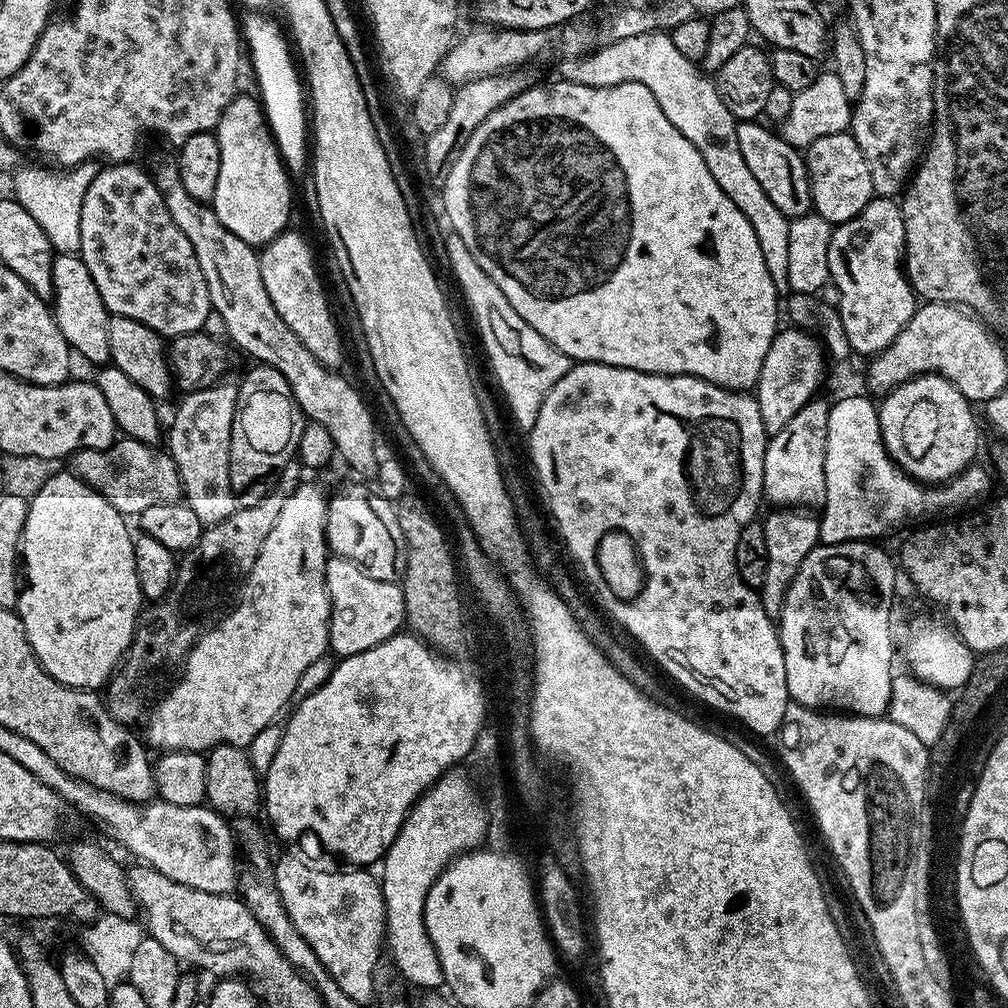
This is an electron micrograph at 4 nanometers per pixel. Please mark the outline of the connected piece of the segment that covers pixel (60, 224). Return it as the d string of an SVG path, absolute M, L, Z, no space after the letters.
M95 159L83 160L73 168L63 170L21 166L11 173L11 195L30 213L38 225L42 226L42 230L46 230L46 236L50 238L57 253L79 253L82 238L82 198L86 198L86 190L90 190L90 182L94 182L101 167L101 161Z

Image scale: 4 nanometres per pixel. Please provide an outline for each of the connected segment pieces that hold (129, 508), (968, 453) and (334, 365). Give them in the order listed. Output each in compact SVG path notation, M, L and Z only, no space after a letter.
M120 438L102 450L83 448L73 452L70 463L70 470L78 479L102 494L102 498L106 498L106 502L126 518L138 518L142 510L158 506L158 502L177 502L182 496L180 475L171 456L151 444Z
M929 374L926 376L915 376L913 380L907 380L902 382L898 387L892 389L883 397L884 401L879 401L878 411L880 413L880 433L884 439L884 445L886 450L890 454L890 458L895 462L897 468L903 468L913 480L919 480L921 484L925 486L939 486L949 480L952 477L957 476L964 468L967 468L969 464L973 463L977 459L976 451L980 448L980 428L976 425L976 416L972 413L973 405L961 394L955 386L950 383L946 378L935 374Z
M285 230L275 236L269 244L259 249L262 283L266 286L274 308L290 330L298 336L314 358L328 369L339 369L344 360L344 344L340 341L340 332L336 329L336 320L332 317L332 308L328 305L328 296L320 285L320 272L316 269L316 260L312 257L312 248L293 230Z

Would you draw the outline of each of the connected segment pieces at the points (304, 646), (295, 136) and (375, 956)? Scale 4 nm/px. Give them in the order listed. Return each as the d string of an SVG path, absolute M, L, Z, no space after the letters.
M308 482L301 483L294 494L286 498L286 506L282 506L282 514L278 514L274 530L270 530L266 542L262 542L262 550L242 585L234 607L197 640L184 661L178 679L147 713L146 740L153 749L160 748L156 750L161 753L204 754L217 744L248 746L264 728L277 723L276 715L293 703L295 686L306 666L325 659L329 651L328 619L332 613L326 590L326 562L330 549L324 537L328 501L329 497L324 496L318 485Z
M260 12L250 13L245 20L243 17L242 36L246 41L247 51L248 48L252 51L252 68L256 71L257 82L260 83L258 96L262 101L264 115L268 118L268 127L272 129L276 147L280 149L280 157L284 159L289 175L298 180L303 172L305 175L310 160L310 136L306 131L306 92L282 28L281 32L270 17L263 16Z
M284 856L276 864L274 881L282 906L286 906L286 914L290 914L290 922L294 922L298 934L310 942L310 950L318 954L318 962L326 966L330 978L334 978L334 982L338 982L354 1002L368 1006L376 992L376 963L380 960L380 952L382 956L382 945L386 940L384 891L380 888L379 879L368 873L371 871L360 866L345 869L345 872L327 872L324 868L311 868L296 856Z

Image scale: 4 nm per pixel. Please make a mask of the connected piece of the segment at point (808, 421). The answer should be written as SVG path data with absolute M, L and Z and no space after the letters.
M814 398L782 430L771 433L768 445L764 451L764 494L763 499L772 503L772 506L780 508L799 509L801 506L812 506L808 504L823 505L826 494L826 434L830 422L829 401Z

